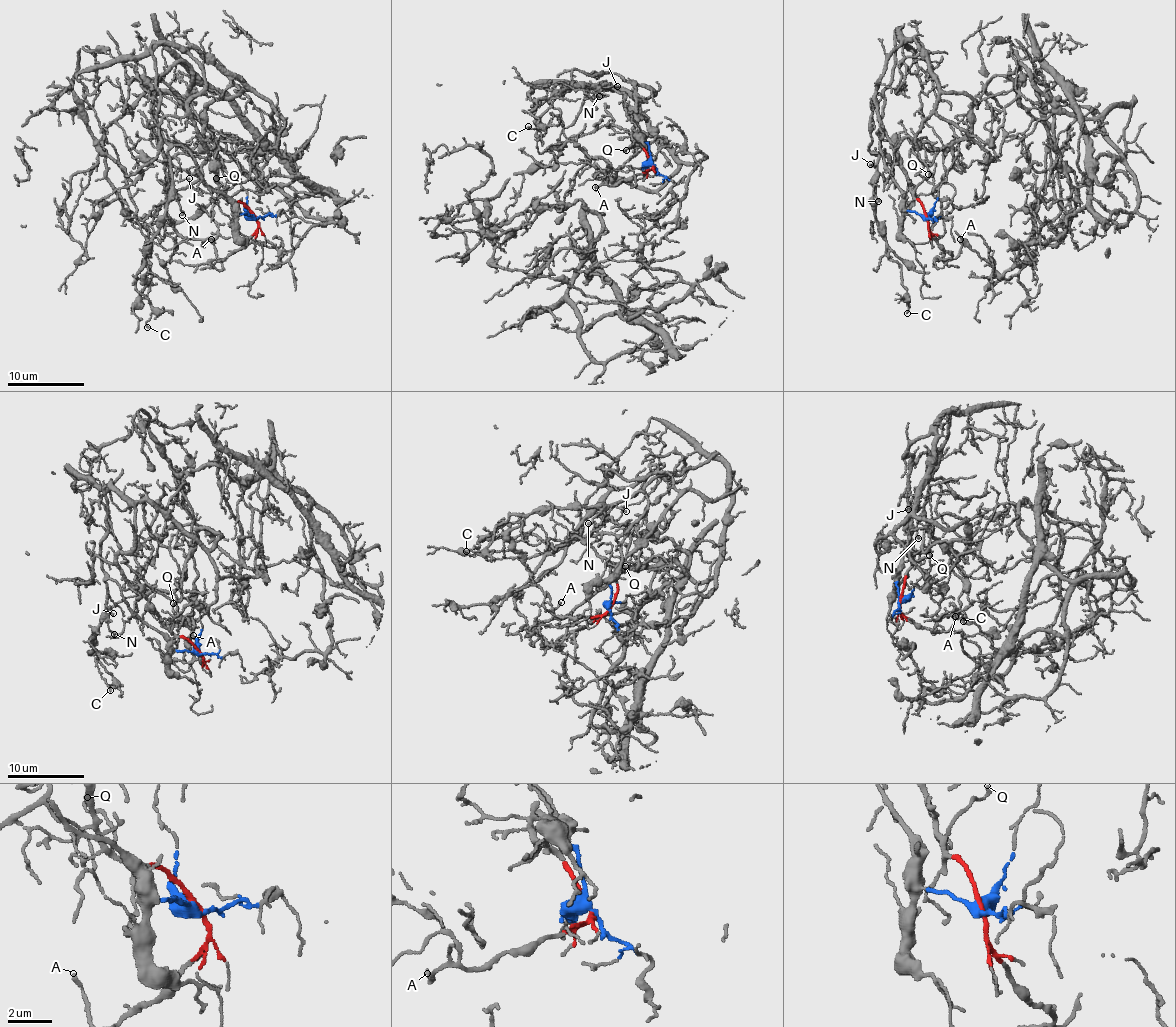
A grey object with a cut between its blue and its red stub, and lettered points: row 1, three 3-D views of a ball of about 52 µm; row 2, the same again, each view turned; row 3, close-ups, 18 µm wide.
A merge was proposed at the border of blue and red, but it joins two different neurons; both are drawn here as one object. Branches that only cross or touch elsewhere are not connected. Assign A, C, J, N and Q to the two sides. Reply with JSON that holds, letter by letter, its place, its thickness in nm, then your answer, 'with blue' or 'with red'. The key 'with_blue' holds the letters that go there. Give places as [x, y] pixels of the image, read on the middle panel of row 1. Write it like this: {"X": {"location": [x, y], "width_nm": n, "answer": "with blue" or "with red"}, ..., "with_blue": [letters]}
{"A": {"location": [595, 187], "width_nm": 160, "answer": "with red"}, "C": {"location": [528, 126], "width_nm": 100, "answer": "with blue"}, "J": {"location": [617, 86], "width_nm": 100, "answer": "with blue"}, "N": {"location": [599, 96], "width_nm": 120, "answer": "with blue"}, "Q": {"location": [626, 150], "width_nm": 130, "answer": "with red"}, "with_blue": ["C", "J", "N"]}

